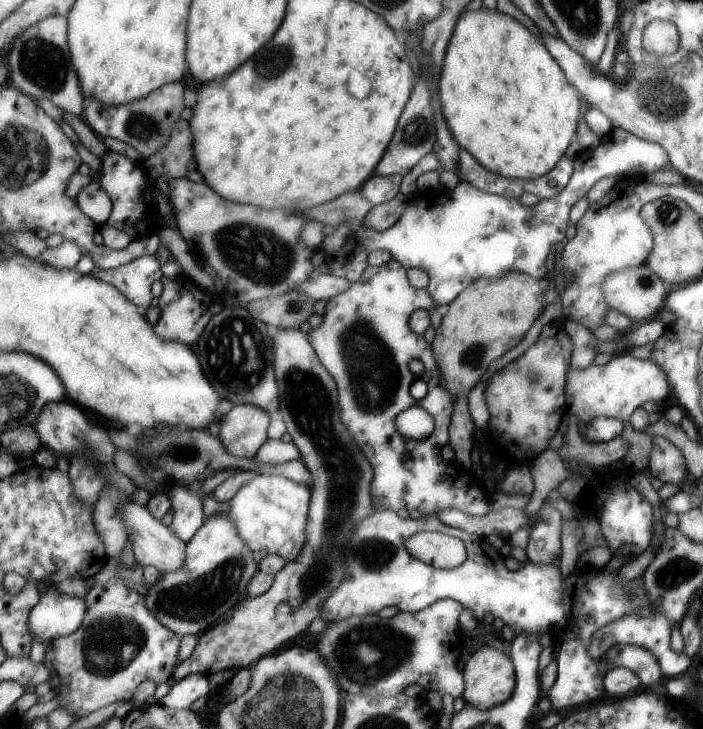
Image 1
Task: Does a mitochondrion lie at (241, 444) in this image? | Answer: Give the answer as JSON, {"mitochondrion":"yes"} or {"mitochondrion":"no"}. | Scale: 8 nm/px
{"mitochondrion":"no"}

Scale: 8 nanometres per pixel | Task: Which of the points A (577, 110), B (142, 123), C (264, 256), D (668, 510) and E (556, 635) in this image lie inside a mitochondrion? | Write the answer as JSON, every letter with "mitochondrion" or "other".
{"A":"other","B":"mitochondrion","C":"mitochondrion","D":"other","E":"other"}

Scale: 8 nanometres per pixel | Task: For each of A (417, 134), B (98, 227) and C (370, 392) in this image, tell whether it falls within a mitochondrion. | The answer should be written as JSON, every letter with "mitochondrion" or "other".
{"A":"mitochondrion","B":"other","C":"mitochondrion"}

